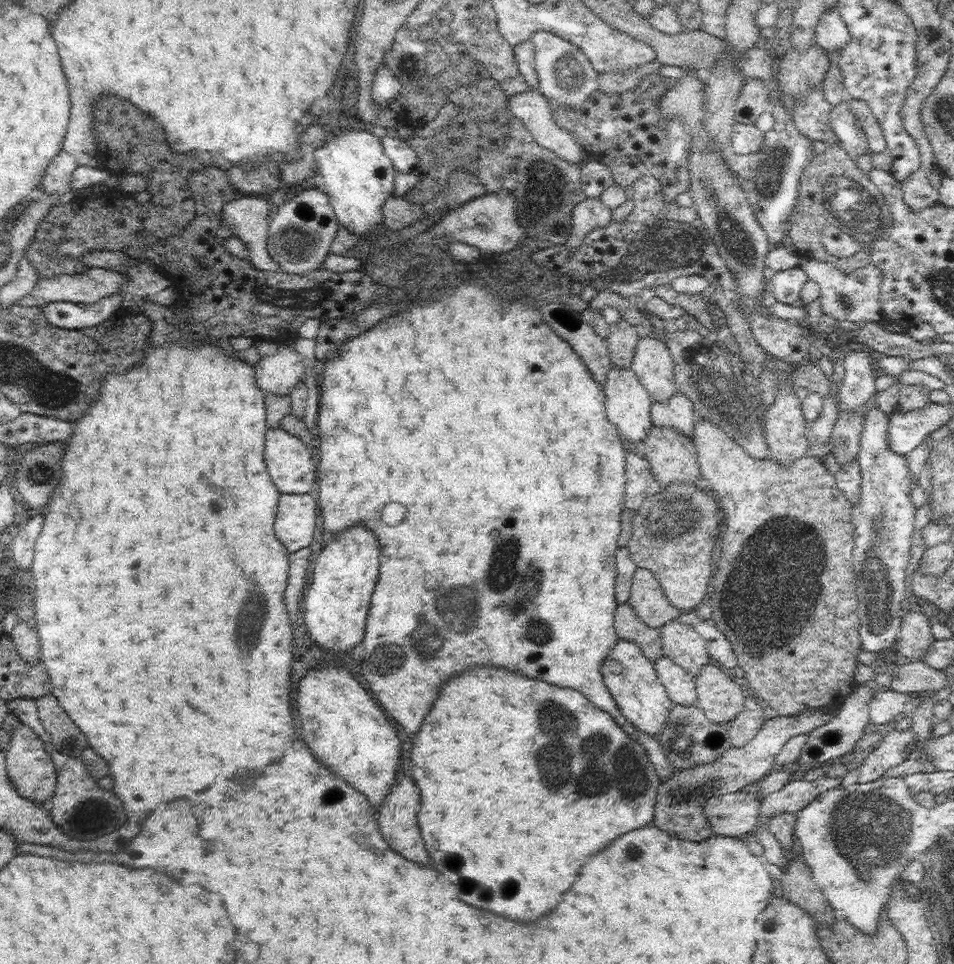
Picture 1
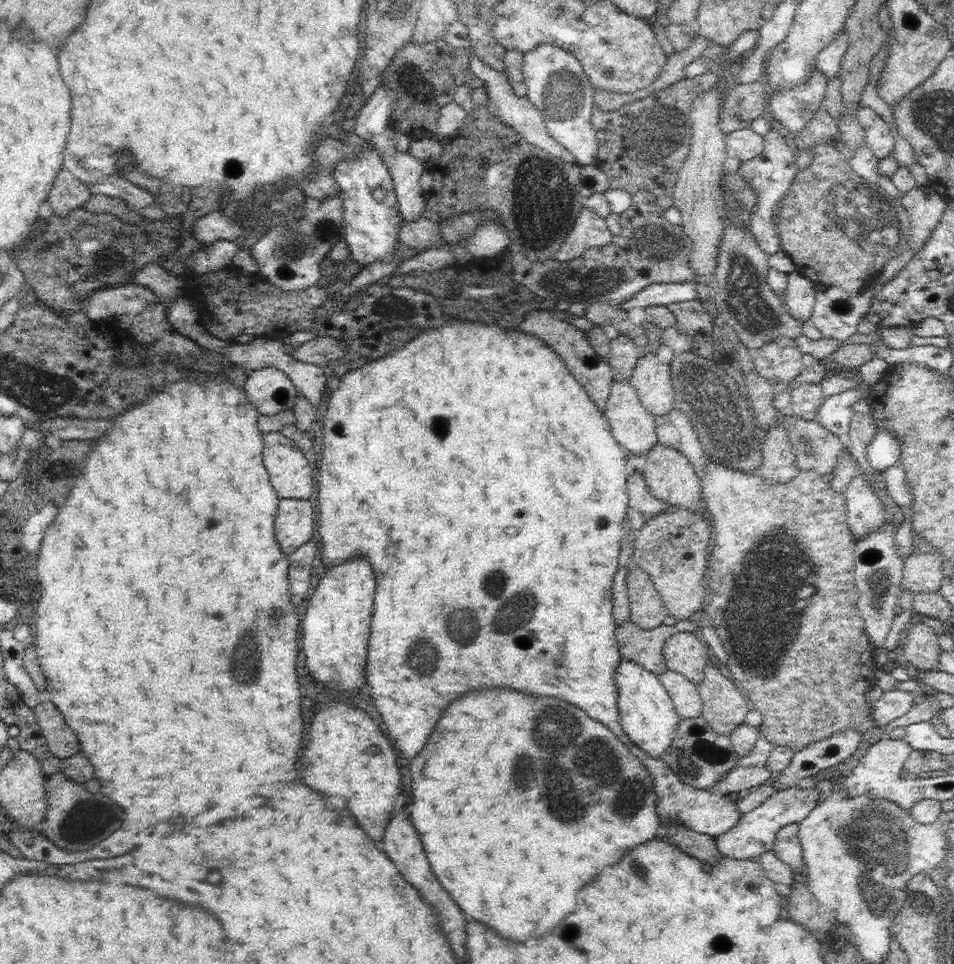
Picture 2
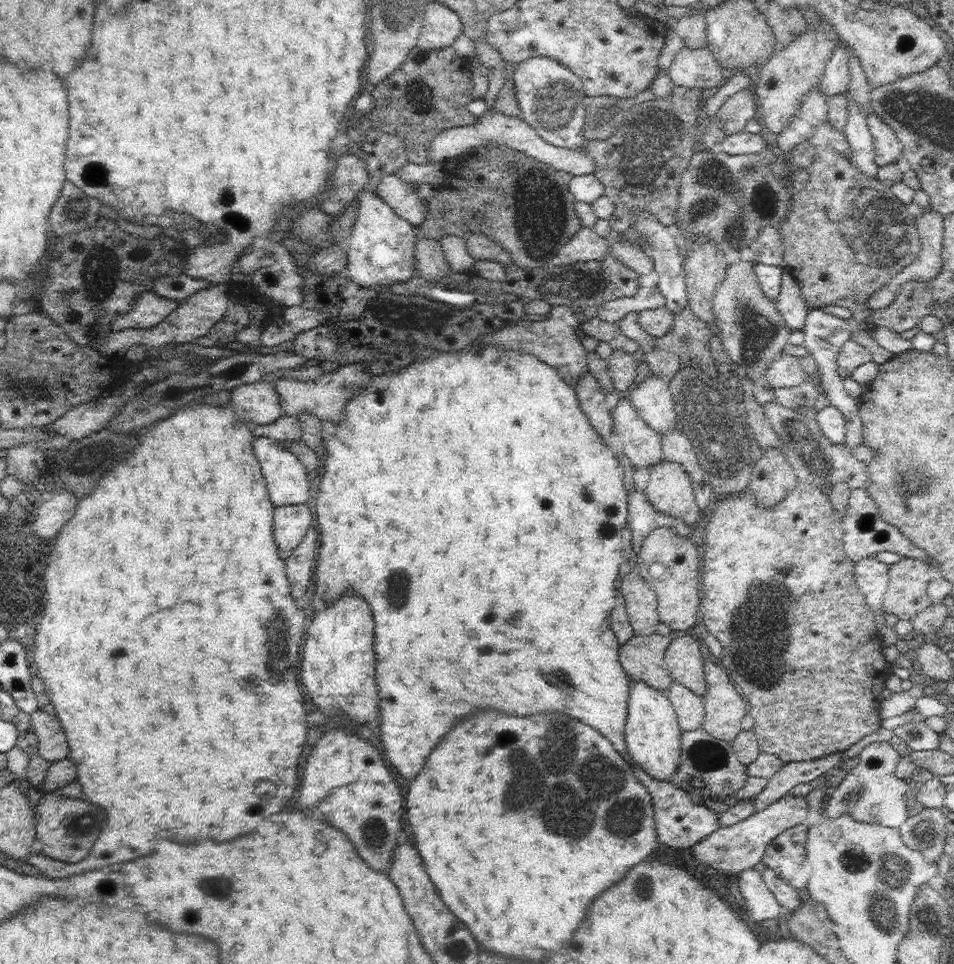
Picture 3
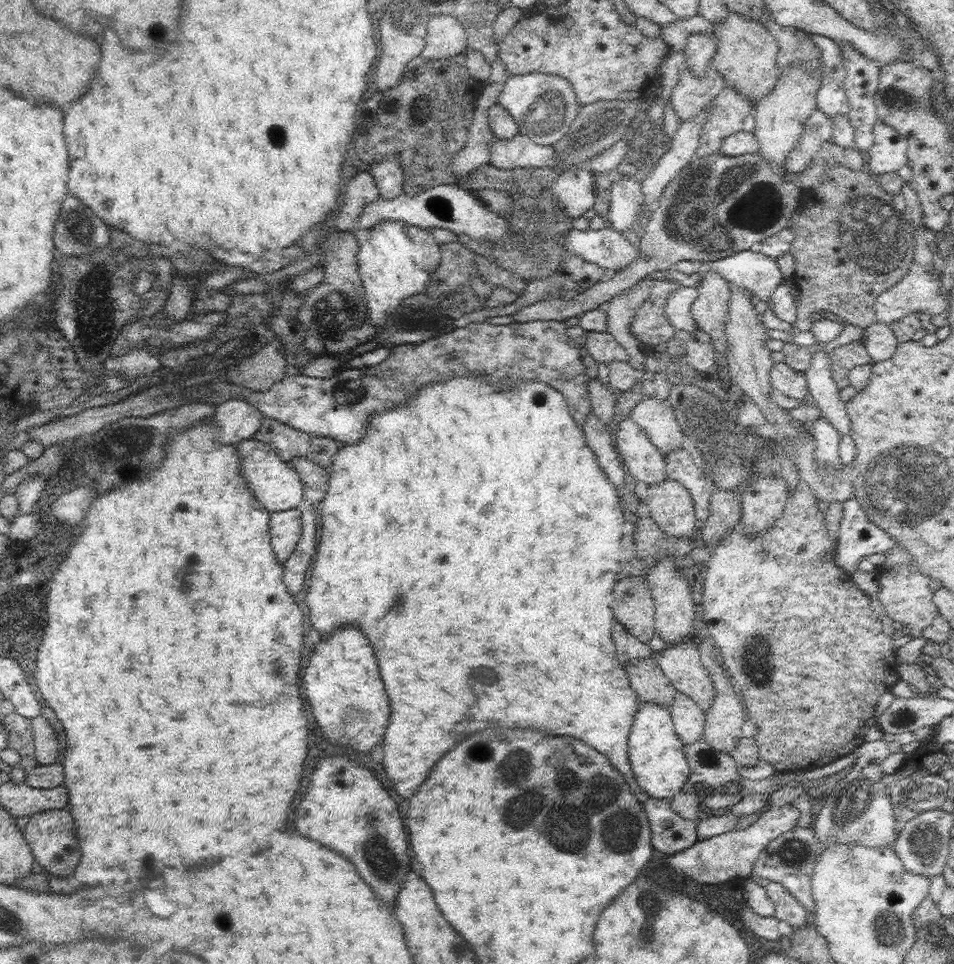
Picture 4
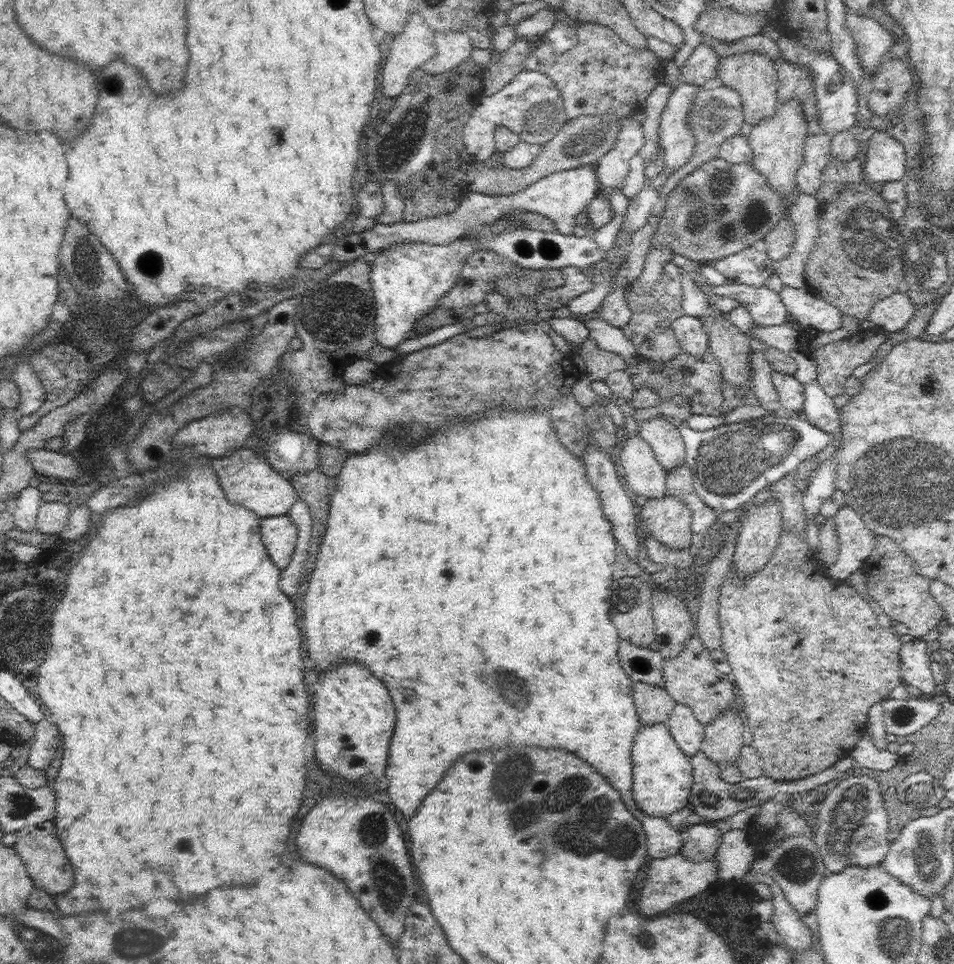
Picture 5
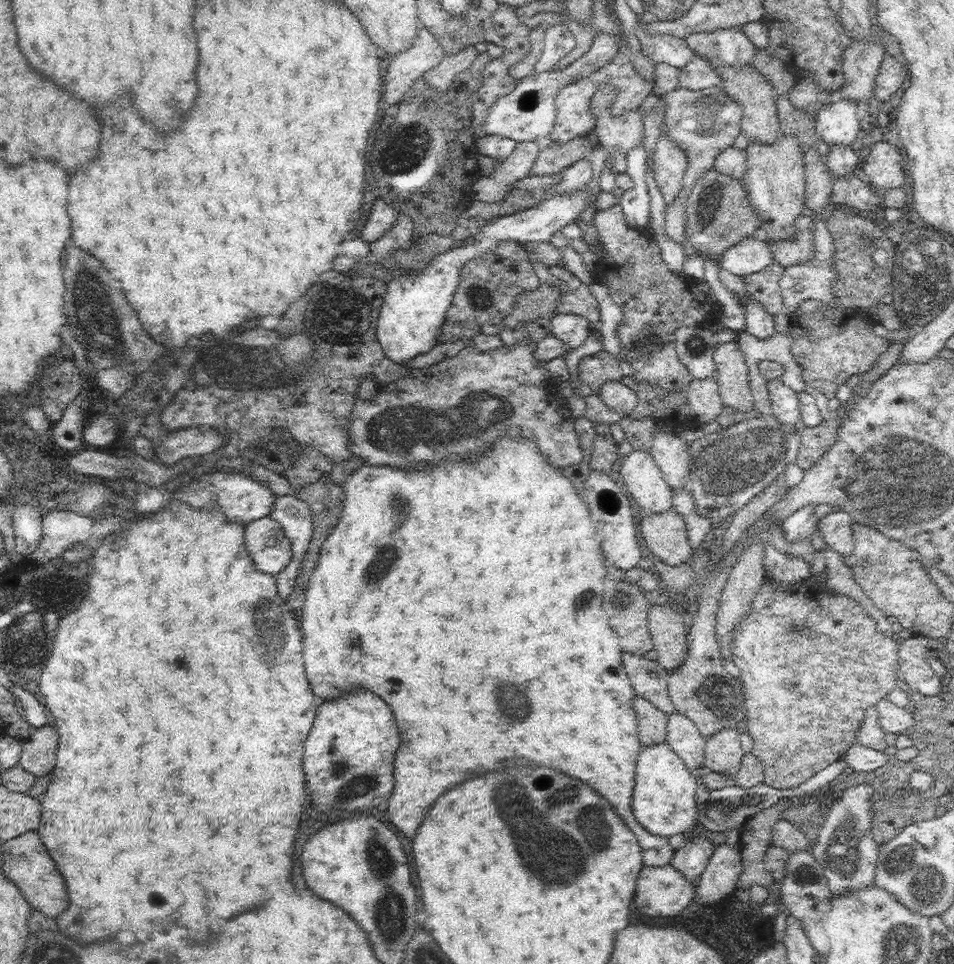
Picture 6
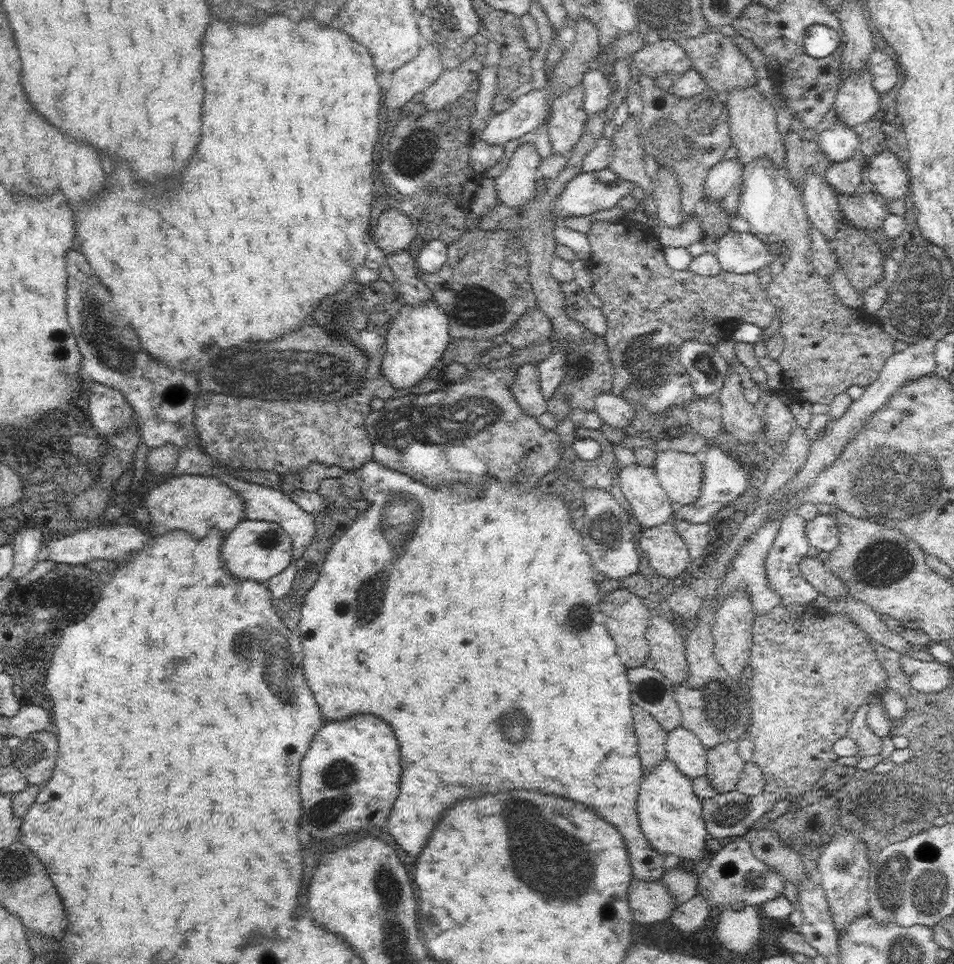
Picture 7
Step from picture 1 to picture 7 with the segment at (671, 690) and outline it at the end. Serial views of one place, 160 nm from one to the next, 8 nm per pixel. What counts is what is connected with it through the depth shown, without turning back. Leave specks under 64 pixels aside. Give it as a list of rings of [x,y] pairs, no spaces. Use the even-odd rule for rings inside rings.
[[[680,726],[668,732],[665,747],[667,758],[688,778],[694,780],[707,773],[707,748],[690,729]]]

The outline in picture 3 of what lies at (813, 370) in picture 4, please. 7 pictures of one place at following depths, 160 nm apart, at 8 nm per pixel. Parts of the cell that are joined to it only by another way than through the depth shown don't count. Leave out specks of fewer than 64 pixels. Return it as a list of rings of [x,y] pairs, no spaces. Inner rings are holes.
[[[812,309],[808,311],[805,326],[801,329],[804,333],[804,342],[802,345],[807,348],[809,354],[816,361],[817,369],[819,370],[817,384],[820,392],[826,395],[829,404],[835,406],[845,418],[845,444],[852,448],[863,442],[863,424],[858,408],[860,402],[859,399],[854,399],[846,393],[843,378],[837,371],[837,356],[844,343],[852,336],[855,326],[850,321],[826,314],[823,309]]]

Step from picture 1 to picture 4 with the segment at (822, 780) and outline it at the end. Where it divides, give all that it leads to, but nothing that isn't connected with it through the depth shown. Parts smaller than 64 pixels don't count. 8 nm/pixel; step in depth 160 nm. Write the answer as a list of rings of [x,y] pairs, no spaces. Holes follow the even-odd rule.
[[[792,804],[777,806],[772,805],[764,810],[760,816],[744,830],[732,829],[730,832],[697,840],[690,848],[668,855],[666,862],[679,874],[685,874],[700,882],[700,884],[720,884],[734,877],[747,878],[752,872],[752,867],[763,848],[781,834],[797,826],[800,811]]]

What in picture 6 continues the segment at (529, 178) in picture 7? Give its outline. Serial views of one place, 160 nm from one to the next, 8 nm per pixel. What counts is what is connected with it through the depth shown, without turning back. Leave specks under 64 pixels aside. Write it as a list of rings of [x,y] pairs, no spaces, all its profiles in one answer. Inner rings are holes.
[[[517,142],[515,155],[510,156],[489,177],[476,180],[473,184],[474,200],[484,203],[500,203],[508,197],[518,181],[530,175],[532,165],[537,159],[539,148],[537,142]]]

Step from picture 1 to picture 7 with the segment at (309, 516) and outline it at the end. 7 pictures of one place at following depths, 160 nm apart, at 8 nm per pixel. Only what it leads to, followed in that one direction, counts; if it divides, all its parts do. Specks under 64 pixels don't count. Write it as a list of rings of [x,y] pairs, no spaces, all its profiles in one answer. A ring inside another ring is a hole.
[[[246,518],[240,521],[230,534],[225,536],[221,546],[221,555],[225,567],[236,578],[257,580],[266,584],[292,562],[293,542],[280,524]]]

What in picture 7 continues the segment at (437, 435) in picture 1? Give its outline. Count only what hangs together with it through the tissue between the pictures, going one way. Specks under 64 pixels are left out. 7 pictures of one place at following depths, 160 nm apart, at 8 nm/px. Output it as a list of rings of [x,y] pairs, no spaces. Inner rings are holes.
[[[374,460],[363,464],[358,473],[362,494],[368,500],[367,509],[356,517],[327,552],[319,577],[303,600],[297,633],[303,648],[303,675],[319,704],[324,721],[346,720],[357,714],[376,714],[390,724],[400,742],[404,768],[402,786],[385,830],[402,846],[402,850],[417,857],[442,818],[442,812],[452,808],[450,804],[470,798],[468,794],[498,794],[504,790],[530,788],[554,796],[566,796],[593,808],[601,818],[613,824],[625,840],[633,878],[659,880],[665,874],[665,855],[650,846],[638,818],[637,800],[645,772],[637,747],[627,667],[620,658],[620,648],[608,632],[601,611],[602,594],[594,581],[597,571],[590,555],[583,551],[581,535],[571,523],[568,500],[559,494],[545,492],[539,486],[521,488],[519,482],[503,488],[495,476],[491,476],[483,486],[456,482],[450,487],[430,488],[414,480],[412,475],[392,470]]]

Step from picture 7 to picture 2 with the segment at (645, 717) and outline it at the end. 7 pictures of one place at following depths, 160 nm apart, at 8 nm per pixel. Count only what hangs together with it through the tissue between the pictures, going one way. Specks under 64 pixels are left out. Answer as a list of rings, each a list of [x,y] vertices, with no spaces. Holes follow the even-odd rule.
[[[628,619],[617,625],[615,637],[620,646],[622,659],[634,661],[654,675],[660,676],[668,670],[663,658],[666,639],[676,632],[692,632],[696,627],[694,621],[682,619],[675,625],[660,625],[656,629],[646,631]]]

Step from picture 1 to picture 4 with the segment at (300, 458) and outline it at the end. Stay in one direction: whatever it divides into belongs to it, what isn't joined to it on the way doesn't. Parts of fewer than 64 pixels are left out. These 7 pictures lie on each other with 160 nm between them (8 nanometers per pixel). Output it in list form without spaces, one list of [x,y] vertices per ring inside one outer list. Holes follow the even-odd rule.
[[[246,438],[237,447],[241,476],[251,493],[268,512],[282,512],[297,508],[298,504],[305,499],[304,485],[291,462],[286,462],[272,448],[255,438]]]

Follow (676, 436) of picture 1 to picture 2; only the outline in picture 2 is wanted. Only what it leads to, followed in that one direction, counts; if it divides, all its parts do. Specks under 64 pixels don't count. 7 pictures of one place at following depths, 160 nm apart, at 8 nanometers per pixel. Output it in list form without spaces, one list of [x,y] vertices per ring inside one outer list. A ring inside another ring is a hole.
[[[657,441],[645,457],[646,469],[644,469],[643,475],[652,496],[667,502],[669,505],[688,510],[698,511],[703,507],[701,479],[692,463],[682,452]]]

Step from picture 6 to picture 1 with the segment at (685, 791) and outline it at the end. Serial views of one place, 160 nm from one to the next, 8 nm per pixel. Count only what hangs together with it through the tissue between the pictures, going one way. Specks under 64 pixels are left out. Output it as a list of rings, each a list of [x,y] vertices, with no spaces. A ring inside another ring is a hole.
[[[617,637],[616,644],[600,668],[606,688],[613,696],[616,704],[634,727],[646,734],[658,737],[668,723],[668,715],[673,707],[673,701],[666,693],[665,687],[656,675],[653,662],[642,655],[638,644],[625,638]]]

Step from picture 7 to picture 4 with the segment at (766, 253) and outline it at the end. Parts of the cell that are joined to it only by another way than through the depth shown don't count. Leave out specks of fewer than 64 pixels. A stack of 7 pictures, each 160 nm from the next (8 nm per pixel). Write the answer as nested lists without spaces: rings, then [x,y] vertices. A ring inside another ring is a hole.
[[[758,249],[744,250],[720,261],[698,263],[697,267],[700,275],[717,270],[731,286],[747,288],[764,302],[784,281],[778,260]]]

